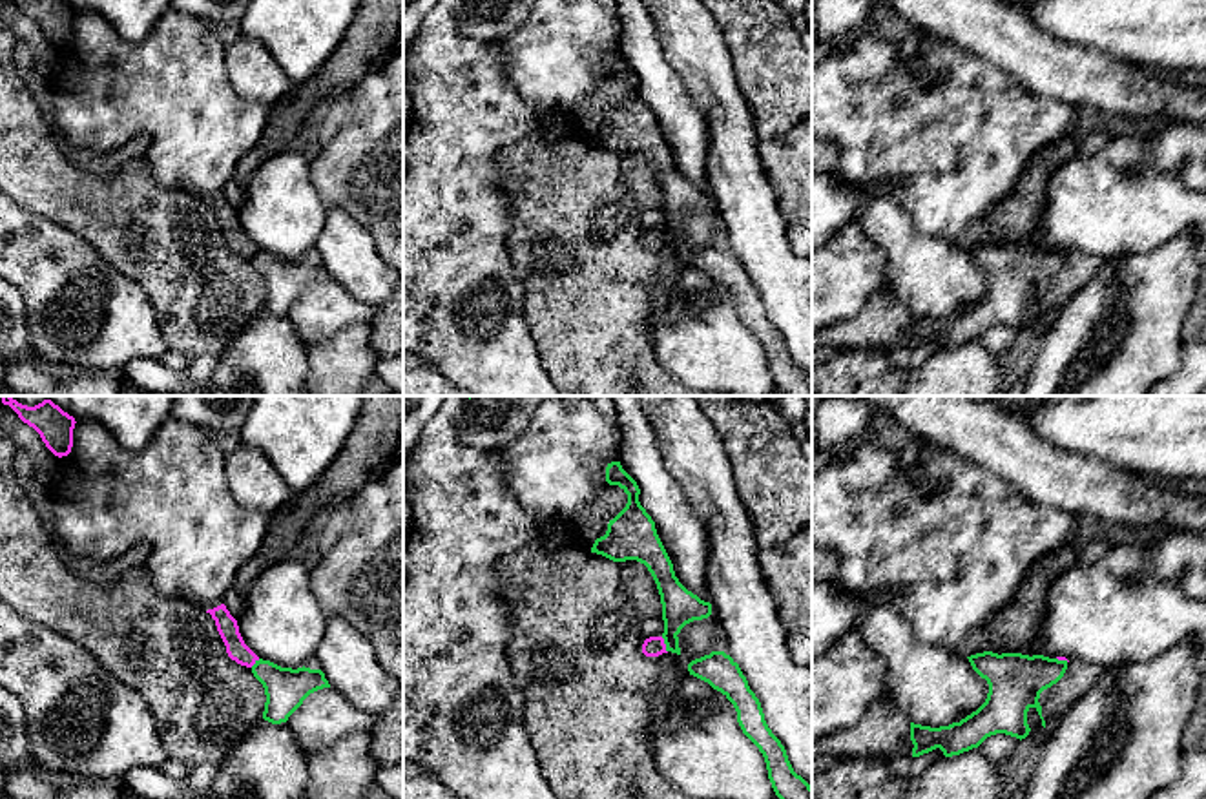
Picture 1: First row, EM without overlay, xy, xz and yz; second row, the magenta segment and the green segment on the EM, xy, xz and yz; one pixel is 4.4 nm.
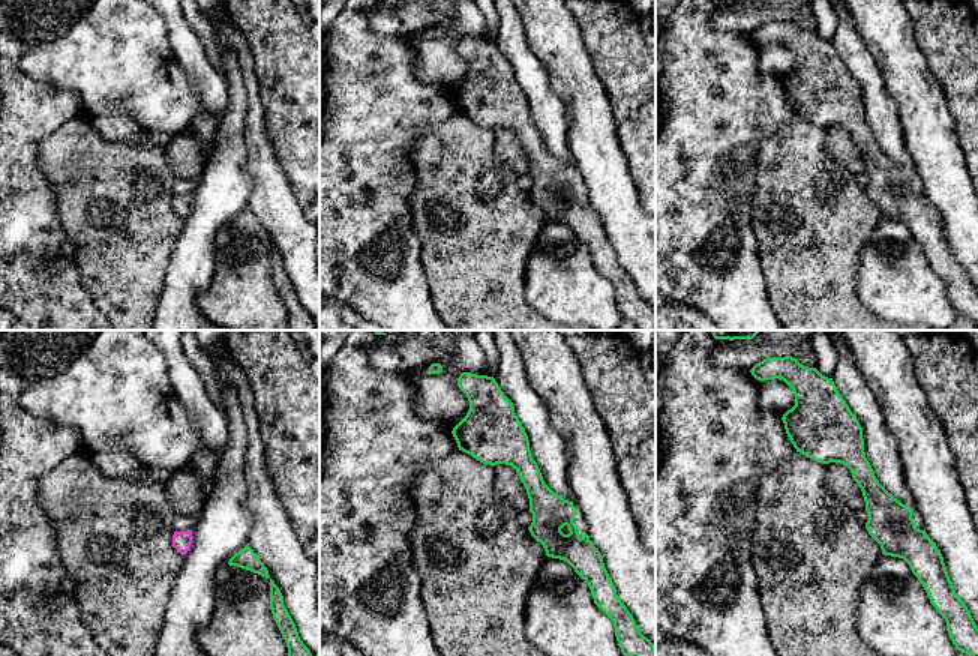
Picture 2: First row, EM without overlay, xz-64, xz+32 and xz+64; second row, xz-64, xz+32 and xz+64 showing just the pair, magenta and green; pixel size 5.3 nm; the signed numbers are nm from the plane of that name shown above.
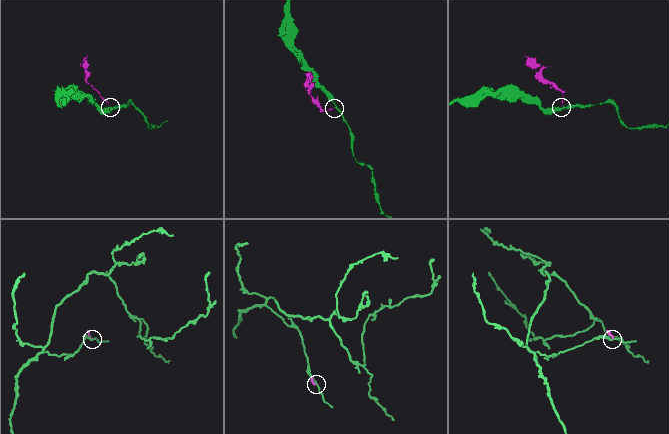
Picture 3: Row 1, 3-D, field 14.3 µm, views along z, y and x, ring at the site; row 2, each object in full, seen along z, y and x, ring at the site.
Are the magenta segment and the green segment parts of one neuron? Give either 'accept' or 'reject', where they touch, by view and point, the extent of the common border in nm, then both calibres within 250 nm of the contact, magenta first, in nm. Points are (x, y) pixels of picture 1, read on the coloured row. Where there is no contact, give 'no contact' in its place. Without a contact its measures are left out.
reject; meets magenta in xz at (665, 644); contact 80 nm long; 90 nm thick on the magenta side, 160 nm on the other

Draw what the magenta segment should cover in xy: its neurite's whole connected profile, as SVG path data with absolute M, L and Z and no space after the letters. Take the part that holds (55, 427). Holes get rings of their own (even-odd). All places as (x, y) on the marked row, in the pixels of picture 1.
M0 396L4 405L9 405L18 418L33 427L46 447L58 458L68 456L73 447L75 418L64 412L51 400L44 400L35 407L27 407L11 396Z

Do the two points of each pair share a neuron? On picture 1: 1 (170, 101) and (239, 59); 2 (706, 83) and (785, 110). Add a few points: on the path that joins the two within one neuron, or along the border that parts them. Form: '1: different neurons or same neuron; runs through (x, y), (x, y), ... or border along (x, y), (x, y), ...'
1: different neurons; border along (223, 50), (230, 86), (241, 97), (252, 101)
2: different neurons; border along (728, 55), (756, 135)

